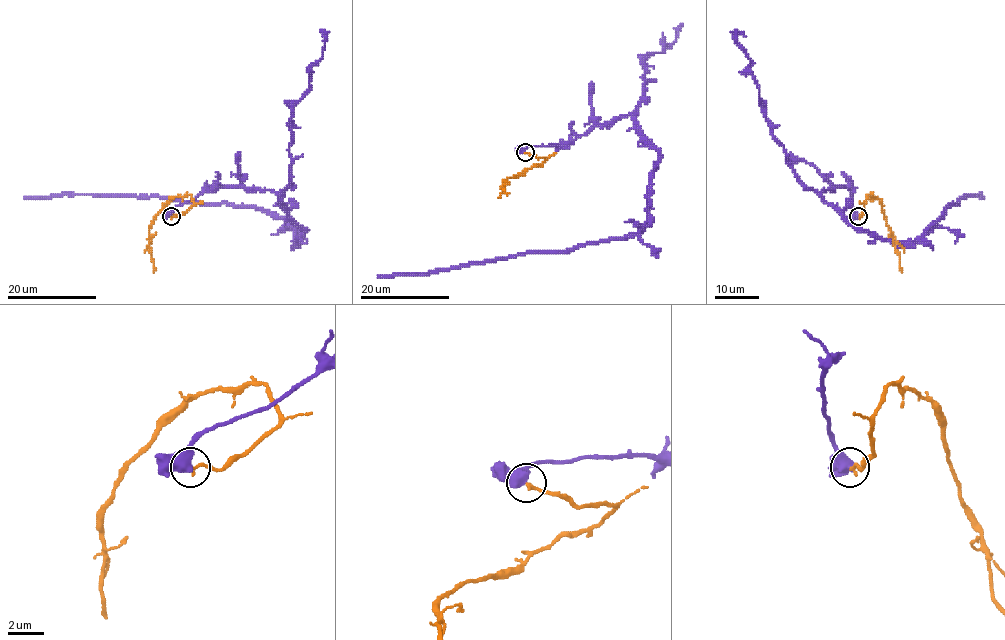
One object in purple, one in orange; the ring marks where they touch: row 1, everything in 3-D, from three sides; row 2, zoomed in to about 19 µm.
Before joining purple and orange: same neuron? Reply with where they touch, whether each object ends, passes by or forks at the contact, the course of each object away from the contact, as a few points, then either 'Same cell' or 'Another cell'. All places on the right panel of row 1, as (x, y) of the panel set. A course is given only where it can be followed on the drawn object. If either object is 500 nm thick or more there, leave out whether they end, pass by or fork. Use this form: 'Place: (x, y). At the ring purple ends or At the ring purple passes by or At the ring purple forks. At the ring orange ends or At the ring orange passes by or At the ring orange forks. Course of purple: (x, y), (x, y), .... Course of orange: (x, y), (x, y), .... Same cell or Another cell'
Place: (858, 216). Course of purple: (859, 216), (849, 188), (832, 187), (821, 195), (861, 231), (913, 243), (951, 204), (965, 196), (982, 199). Course of orange: (859, 216), (864, 213), (869, 195), (880, 201), (899, 255), (901, 272). Another cell

